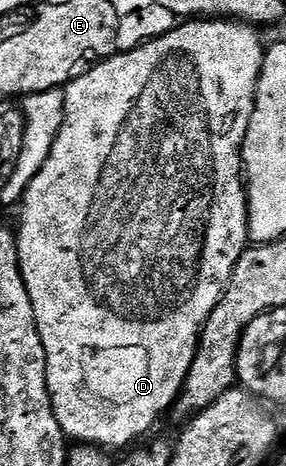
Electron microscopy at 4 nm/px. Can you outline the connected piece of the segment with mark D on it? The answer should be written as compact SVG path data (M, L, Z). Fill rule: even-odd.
M188 20L185 26L168 30L150 39L145 46L138 44L133 50L97 61L93 70L77 73L63 87L64 122L48 159L23 194L16 254L20 257L20 275L32 301L38 336L42 340L52 411L65 439L73 443L93 448L131 447L131 442L142 437L159 420L160 413L179 399L196 355L200 328L219 302L229 276L247 249L250 240L247 191L238 163L255 106L256 81L260 78L266 49L255 32L251 25L239 20Z

